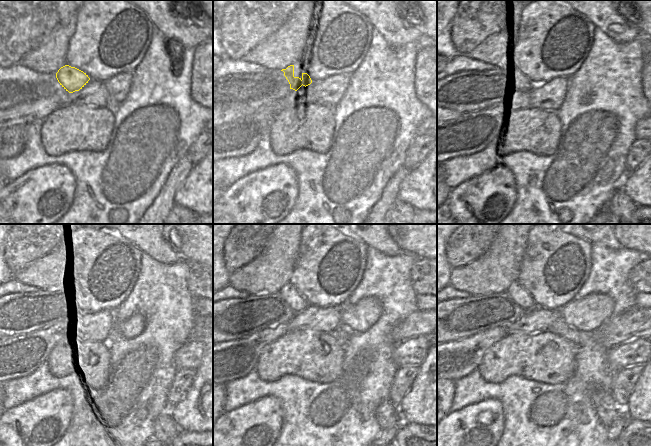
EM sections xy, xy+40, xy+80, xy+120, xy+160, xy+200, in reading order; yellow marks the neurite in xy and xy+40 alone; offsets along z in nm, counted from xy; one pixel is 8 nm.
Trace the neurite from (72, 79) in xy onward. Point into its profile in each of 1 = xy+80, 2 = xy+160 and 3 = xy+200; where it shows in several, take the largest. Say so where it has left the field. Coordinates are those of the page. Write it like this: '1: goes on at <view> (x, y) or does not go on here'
1: goes on at xy+80 (520, 82)
2: goes on at xy+160 (297, 303)
3: goes on at xy+200 (517, 293)

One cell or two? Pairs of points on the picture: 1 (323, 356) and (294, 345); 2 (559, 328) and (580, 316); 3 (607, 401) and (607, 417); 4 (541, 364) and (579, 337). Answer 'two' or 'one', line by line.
1: one
2: two
3: one
4: two

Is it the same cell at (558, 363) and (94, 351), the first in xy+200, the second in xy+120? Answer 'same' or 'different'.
same

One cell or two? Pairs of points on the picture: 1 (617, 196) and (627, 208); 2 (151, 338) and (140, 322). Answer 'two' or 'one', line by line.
1: one
2: two

